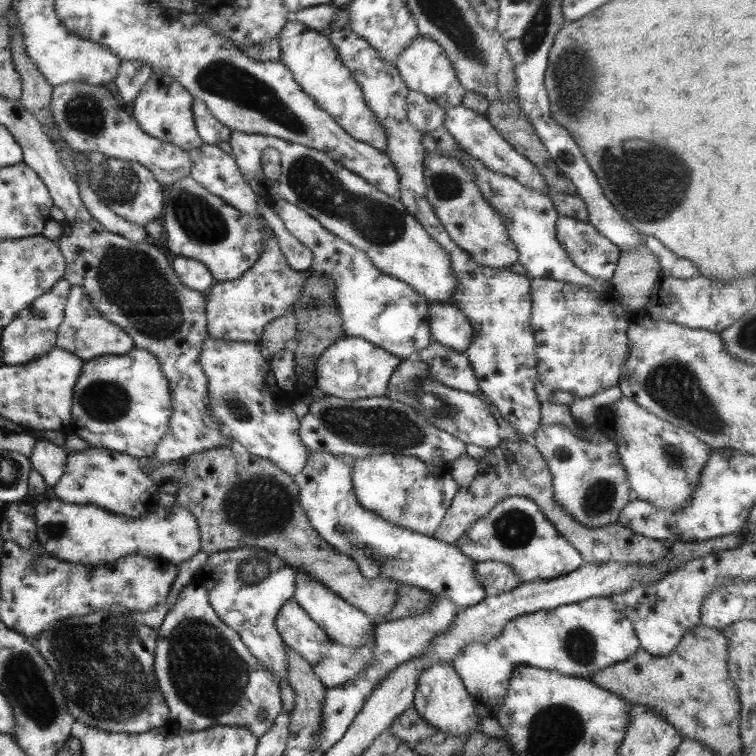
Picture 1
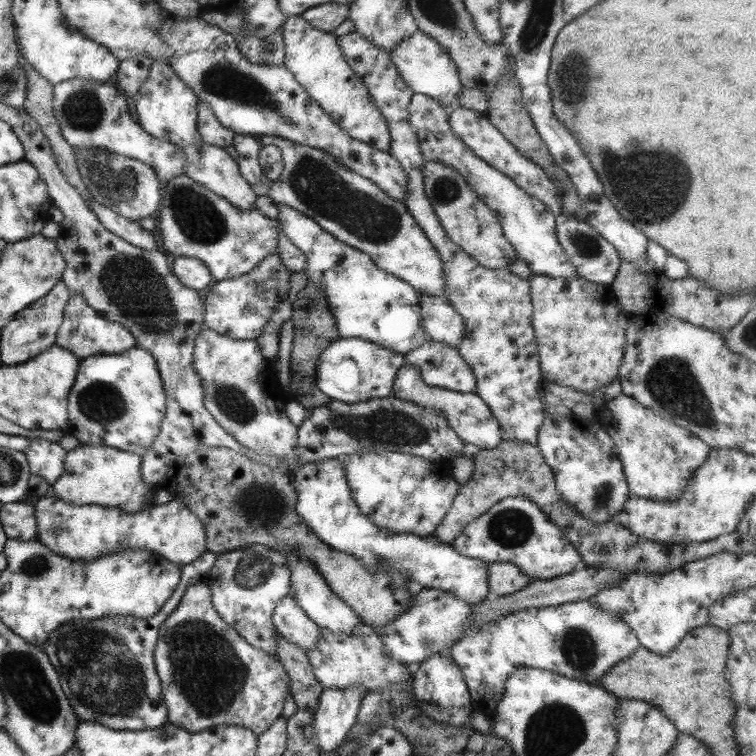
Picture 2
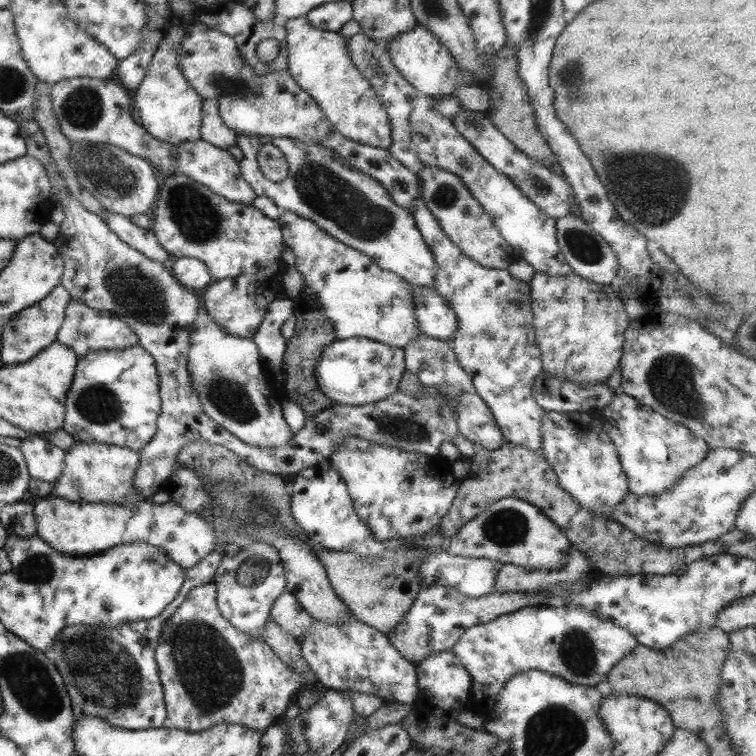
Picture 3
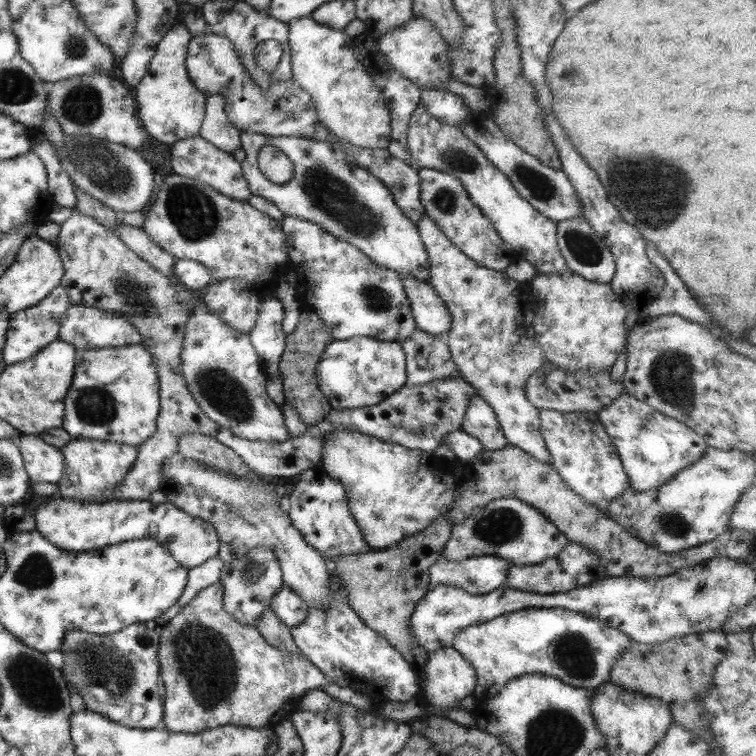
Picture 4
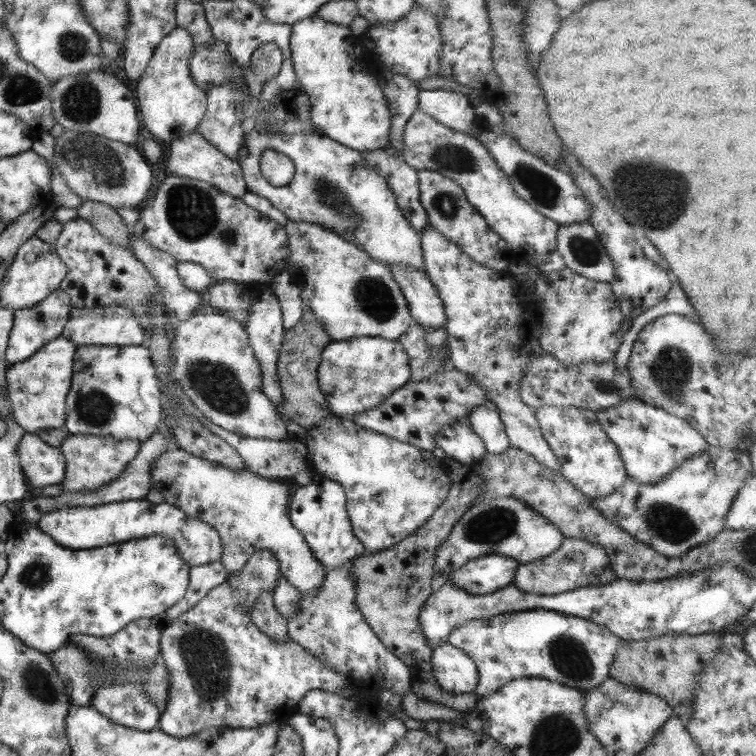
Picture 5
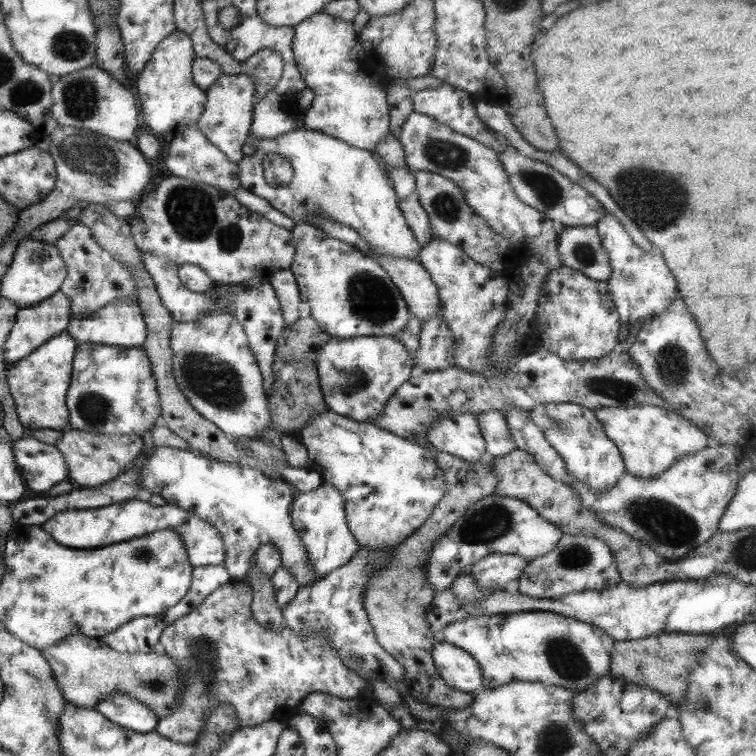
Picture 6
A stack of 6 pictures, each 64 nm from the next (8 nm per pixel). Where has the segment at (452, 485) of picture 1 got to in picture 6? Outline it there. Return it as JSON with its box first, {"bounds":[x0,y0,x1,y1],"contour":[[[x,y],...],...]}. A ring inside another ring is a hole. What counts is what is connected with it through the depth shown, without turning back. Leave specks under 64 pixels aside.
{"bounds":[296,410,445,550],"contour":[[[327,410],[313,415],[307,424],[297,430],[296,435],[307,449],[309,468],[319,473],[323,483],[339,490],[349,532],[360,547],[371,550],[401,543],[427,520],[445,493],[443,474],[428,449],[373,423],[355,422]]]}

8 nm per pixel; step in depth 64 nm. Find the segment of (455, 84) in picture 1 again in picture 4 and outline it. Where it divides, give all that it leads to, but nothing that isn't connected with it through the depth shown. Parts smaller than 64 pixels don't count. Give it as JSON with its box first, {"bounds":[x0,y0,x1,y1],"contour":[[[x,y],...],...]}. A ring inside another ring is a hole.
{"bounds":[373,15,451,91],"contour":[[[413,15],[401,27],[389,29],[377,38],[373,37],[377,44],[375,48],[383,54],[385,62],[403,78],[409,79],[417,89],[444,91],[442,86],[451,79],[451,62],[447,56],[446,43],[441,38],[433,23],[419,15]]]}

